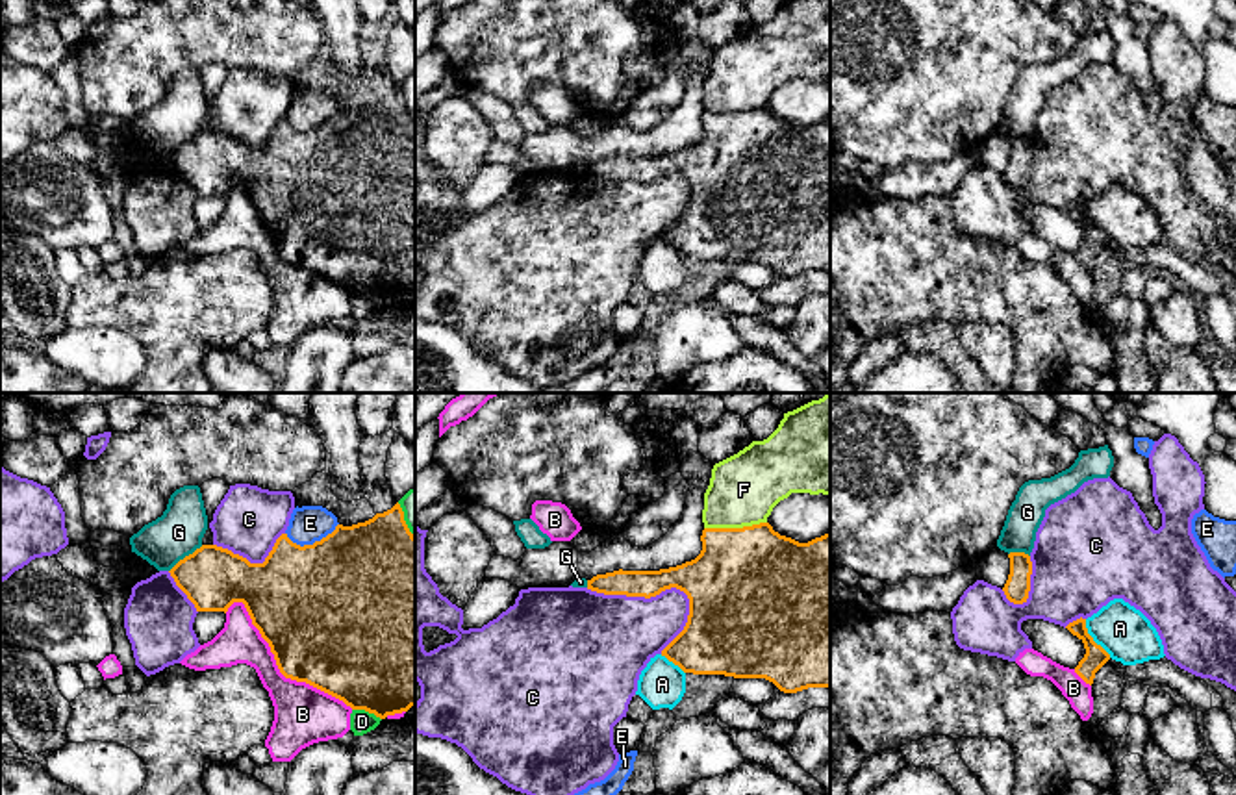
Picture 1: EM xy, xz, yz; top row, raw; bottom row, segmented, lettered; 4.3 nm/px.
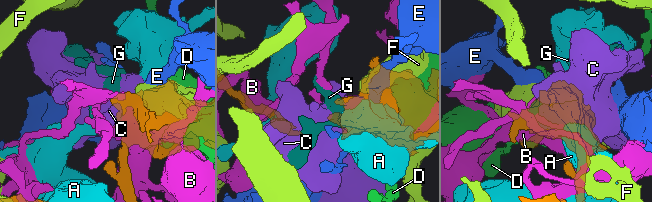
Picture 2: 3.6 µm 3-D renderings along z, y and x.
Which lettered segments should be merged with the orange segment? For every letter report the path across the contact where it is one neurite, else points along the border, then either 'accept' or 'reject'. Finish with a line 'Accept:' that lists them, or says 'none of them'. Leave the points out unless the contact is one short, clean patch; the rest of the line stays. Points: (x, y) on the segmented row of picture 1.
A: reject
B: reject
C: reject
D: reject
E: reject
F: reject
G: border along xy (202, 545), (186, 555), (169, 571); reject
Accept: none of them

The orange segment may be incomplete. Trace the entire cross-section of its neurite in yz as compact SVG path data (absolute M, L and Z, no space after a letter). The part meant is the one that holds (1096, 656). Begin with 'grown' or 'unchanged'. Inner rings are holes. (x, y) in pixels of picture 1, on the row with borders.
unchanged; M1080 617L1066 628L1084 643L1086 654L1075 667L1075 673L1091 686L1095 673L1110 660L1110 654L1088 634L1086 619Z

